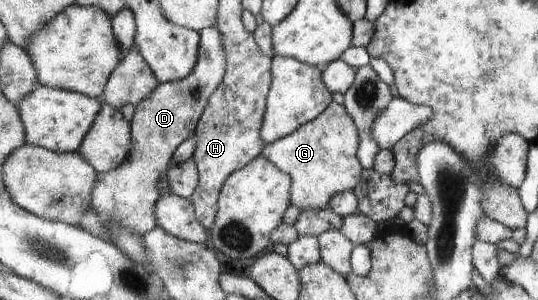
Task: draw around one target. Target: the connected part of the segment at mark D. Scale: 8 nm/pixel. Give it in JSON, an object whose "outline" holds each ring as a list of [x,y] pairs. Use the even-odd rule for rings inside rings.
{"outline":[[[215,26],[202,29],[201,47],[198,51],[198,61],[193,73],[178,82],[161,81],[153,90],[151,97],[143,100],[136,107],[135,116],[130,123],[133,129],[133,148],[130,149],[130,157],[126,159],[126,162],[123,162],[111,171],[97,173],[97,179],[91,194],[91,199],[93,199],[91,209],[93,209],[93,215],[95,215],[93,219],[97,219],[99,225],[106,225],[109,220],[119,220],[124,226],[133,228],[143,236],[156,226],[154,207],[160,198],[159,187],[162,182],[162,176],[166,173],[168,167],[171,167],[170,159],[175,149],[183,141],[195,134],[196,125],[205,106],[208,104],[208,99],[224,78],[225,60],[225,52],[219,30]]]}

